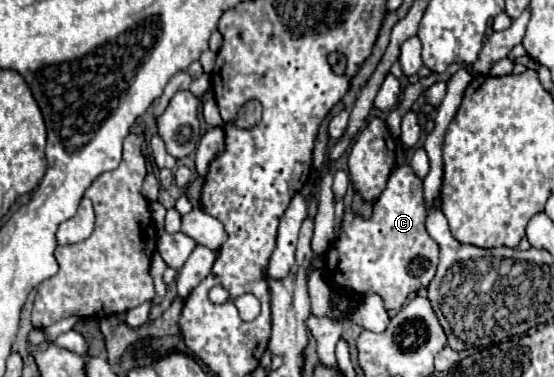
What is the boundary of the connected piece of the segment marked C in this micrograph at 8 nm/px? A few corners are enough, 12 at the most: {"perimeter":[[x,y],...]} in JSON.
{"perimeter":[[395,168],[371,218],[345,208],[325,278],[399,310],[439,246],[423,182]]}

